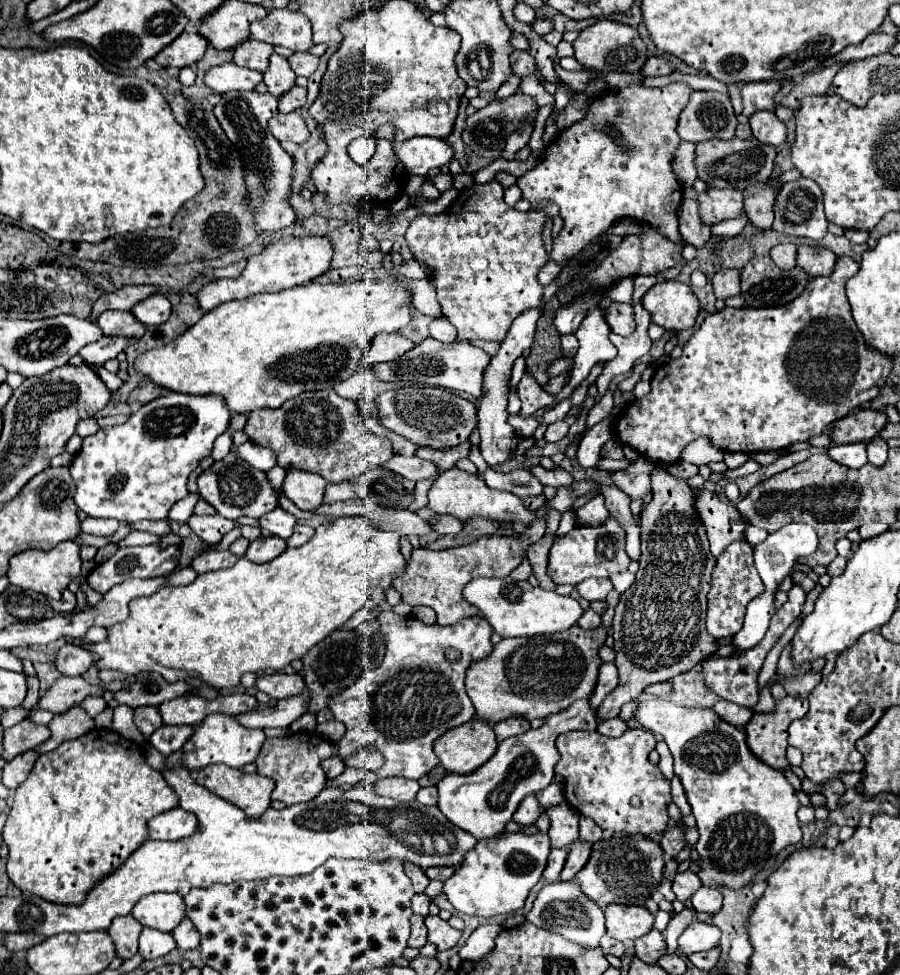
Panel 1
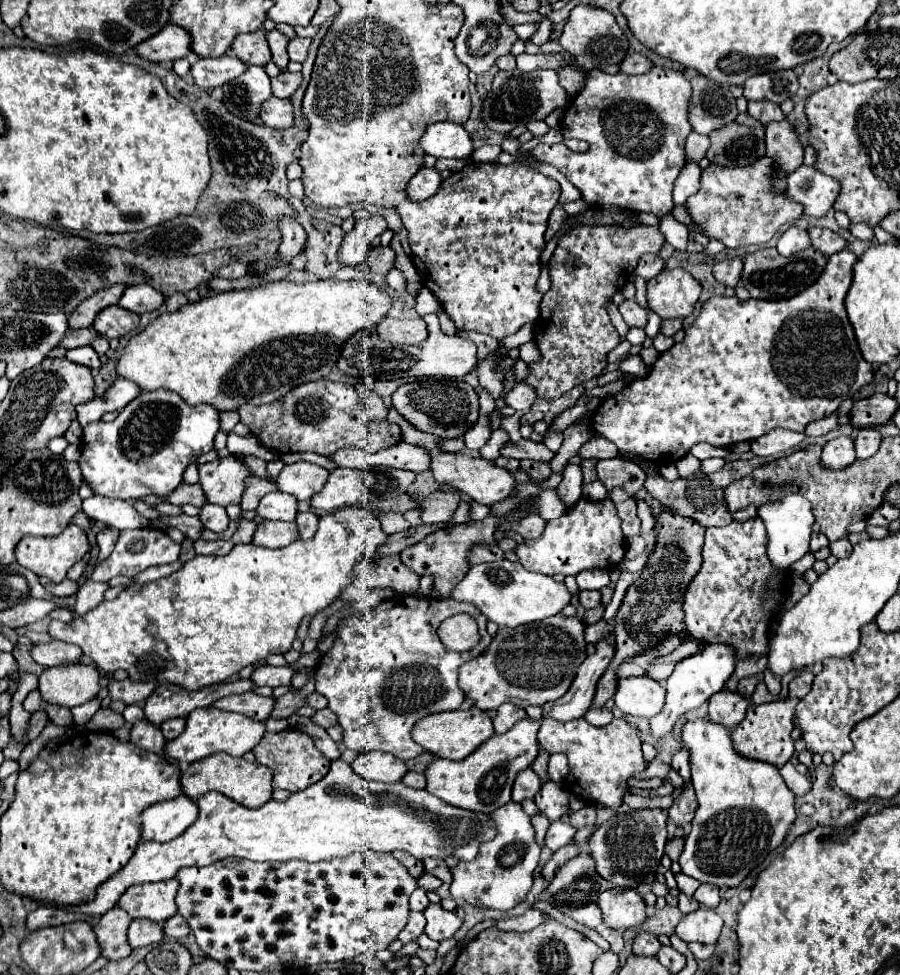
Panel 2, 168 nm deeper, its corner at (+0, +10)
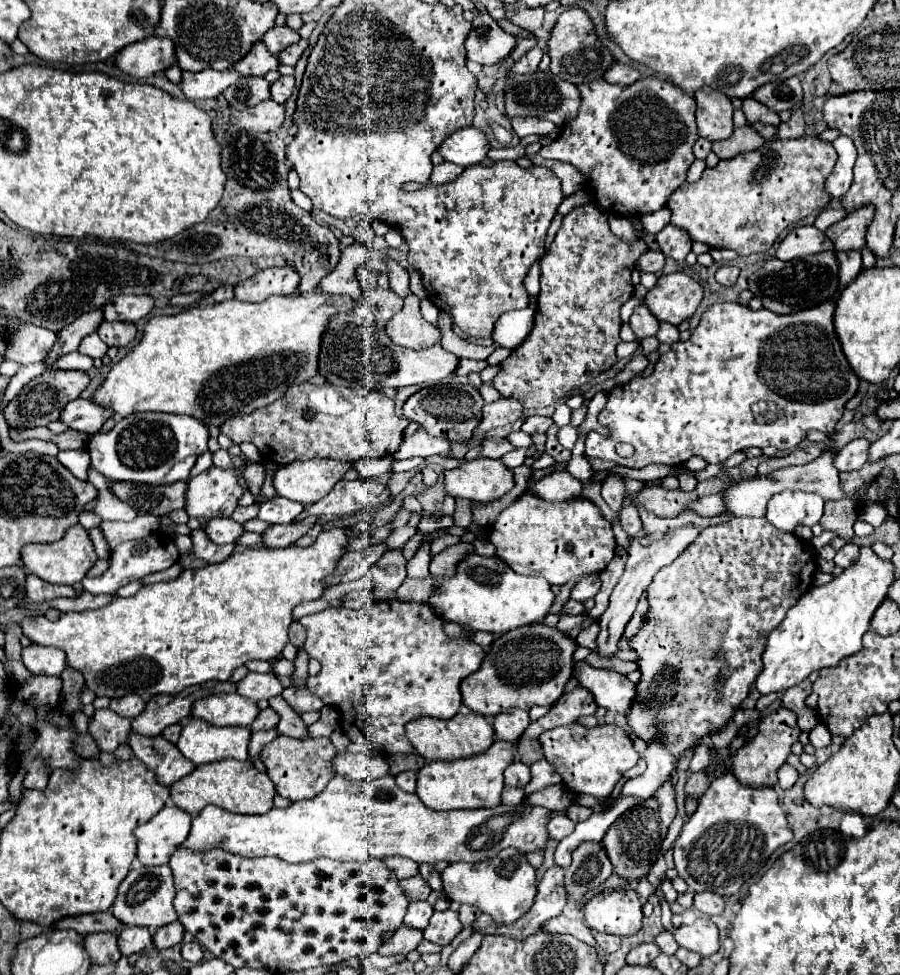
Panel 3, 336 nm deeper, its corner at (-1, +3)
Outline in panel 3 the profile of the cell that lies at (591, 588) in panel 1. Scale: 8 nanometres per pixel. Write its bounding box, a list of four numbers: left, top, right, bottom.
[570,576,600,602]

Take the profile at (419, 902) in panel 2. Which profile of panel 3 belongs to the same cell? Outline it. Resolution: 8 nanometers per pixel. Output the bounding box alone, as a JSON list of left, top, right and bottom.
[402,900,434,930]

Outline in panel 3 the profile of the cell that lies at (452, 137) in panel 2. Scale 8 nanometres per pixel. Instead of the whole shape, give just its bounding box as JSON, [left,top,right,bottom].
[438,128,490,166]

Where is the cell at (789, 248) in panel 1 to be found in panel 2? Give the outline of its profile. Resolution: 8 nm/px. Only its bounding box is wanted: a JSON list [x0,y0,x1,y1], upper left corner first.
[777,227,809,257]

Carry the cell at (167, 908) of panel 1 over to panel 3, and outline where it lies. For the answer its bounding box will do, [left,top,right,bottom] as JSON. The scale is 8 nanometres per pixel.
[112,864,176,928]

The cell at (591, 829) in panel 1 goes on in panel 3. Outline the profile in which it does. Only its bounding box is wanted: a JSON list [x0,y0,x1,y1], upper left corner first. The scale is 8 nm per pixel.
[566,802,592,822]

